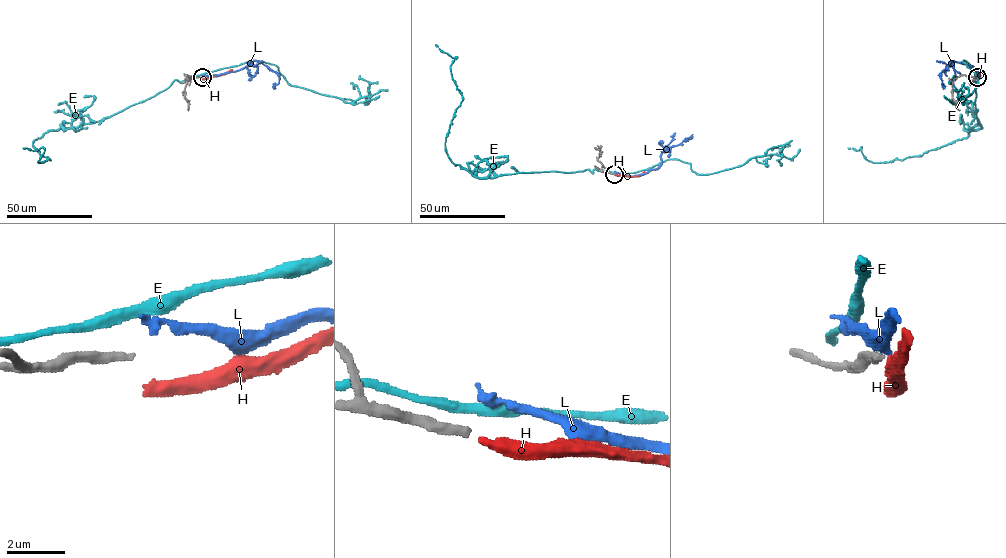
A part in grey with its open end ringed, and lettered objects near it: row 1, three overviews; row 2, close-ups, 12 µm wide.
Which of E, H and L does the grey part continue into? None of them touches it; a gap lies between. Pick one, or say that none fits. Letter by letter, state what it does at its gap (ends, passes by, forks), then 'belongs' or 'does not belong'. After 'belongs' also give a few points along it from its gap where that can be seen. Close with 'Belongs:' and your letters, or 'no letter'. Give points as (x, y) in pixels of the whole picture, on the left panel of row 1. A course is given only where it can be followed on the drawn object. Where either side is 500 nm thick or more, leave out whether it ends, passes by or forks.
E: it passes by; does not belong
H: it ends there; does not belong
L: it ends there; does not belong
Belongs: no letter

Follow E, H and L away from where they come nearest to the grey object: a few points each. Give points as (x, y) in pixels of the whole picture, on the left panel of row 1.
E: (201, 74), (175, 79), (96, 122), (49, 130), (32, 145), (50, 160), (38, 163), (43, 147), (23, 147)
H: (203, 78), (232, 70)
L: (203, 75), (235, 71), (257, 61), (277, 74), (279, 83), (275, 88)

